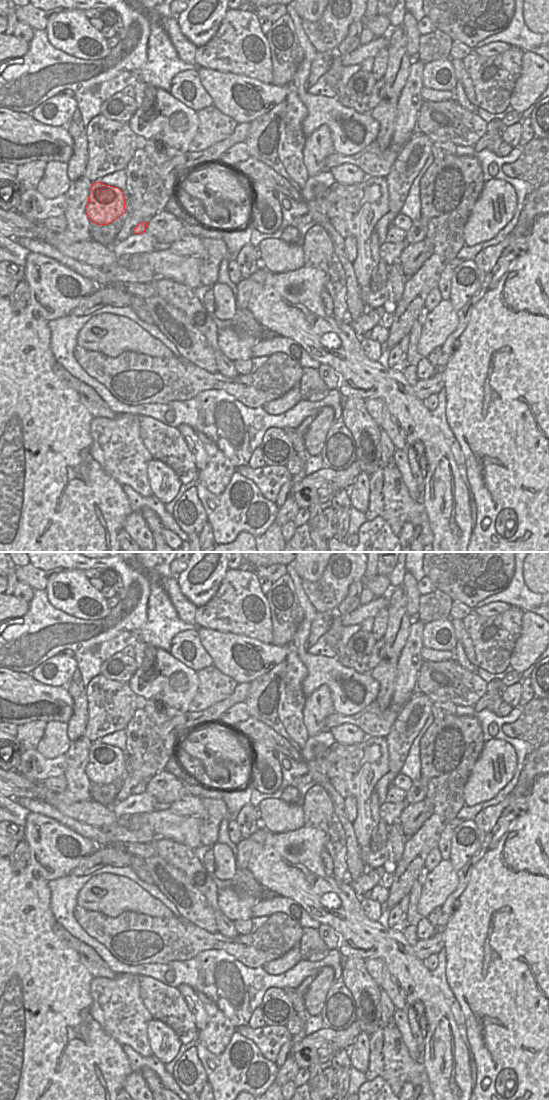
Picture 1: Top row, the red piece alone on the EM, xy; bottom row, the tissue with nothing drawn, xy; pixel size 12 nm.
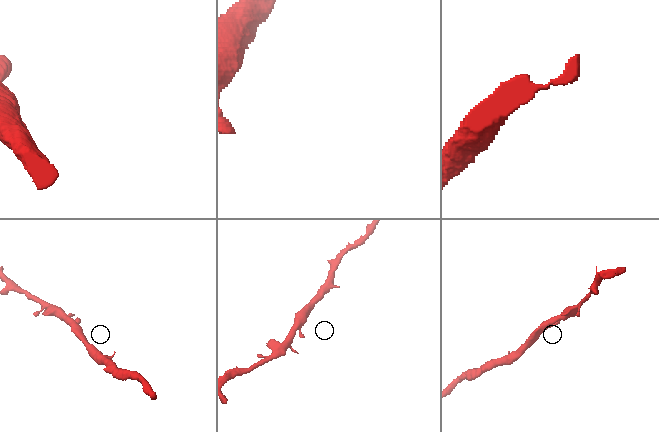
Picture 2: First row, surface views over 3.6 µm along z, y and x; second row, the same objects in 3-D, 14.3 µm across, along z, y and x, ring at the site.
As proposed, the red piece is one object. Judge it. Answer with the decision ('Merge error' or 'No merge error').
No merge error

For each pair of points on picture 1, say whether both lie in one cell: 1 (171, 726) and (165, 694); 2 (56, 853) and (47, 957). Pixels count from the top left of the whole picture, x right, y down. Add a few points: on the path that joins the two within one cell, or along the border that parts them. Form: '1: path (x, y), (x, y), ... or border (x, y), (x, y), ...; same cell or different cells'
1: border (187, 710), (161, 724), (156, 724), (147, 715); different cells
2: border (28, 866), (35, 878), (43, 878), (47, 881); different cells

